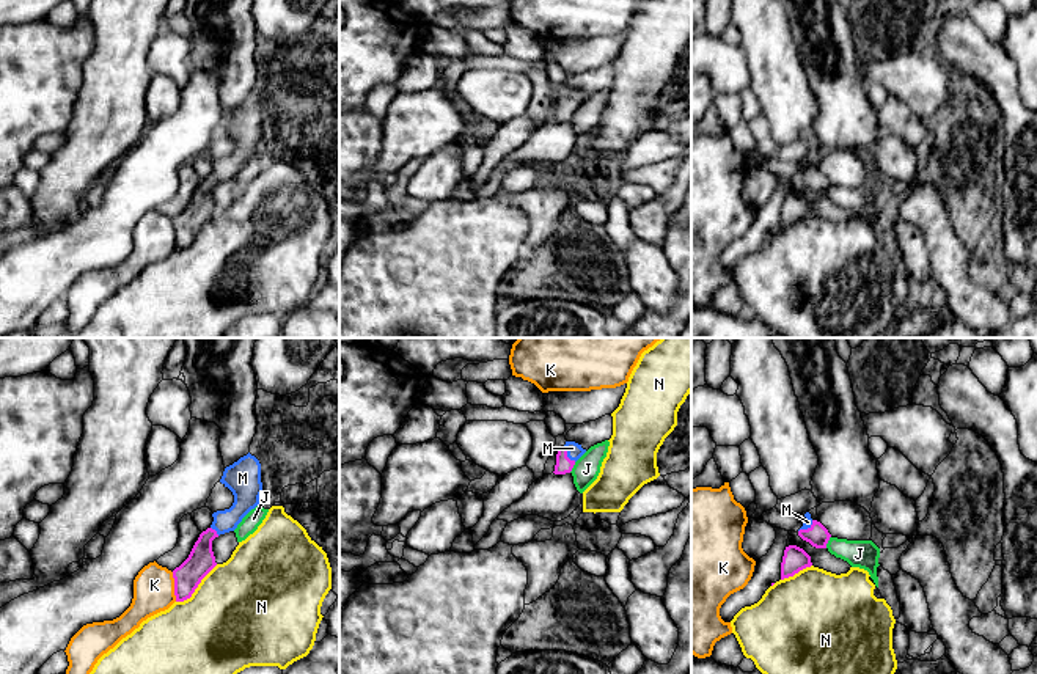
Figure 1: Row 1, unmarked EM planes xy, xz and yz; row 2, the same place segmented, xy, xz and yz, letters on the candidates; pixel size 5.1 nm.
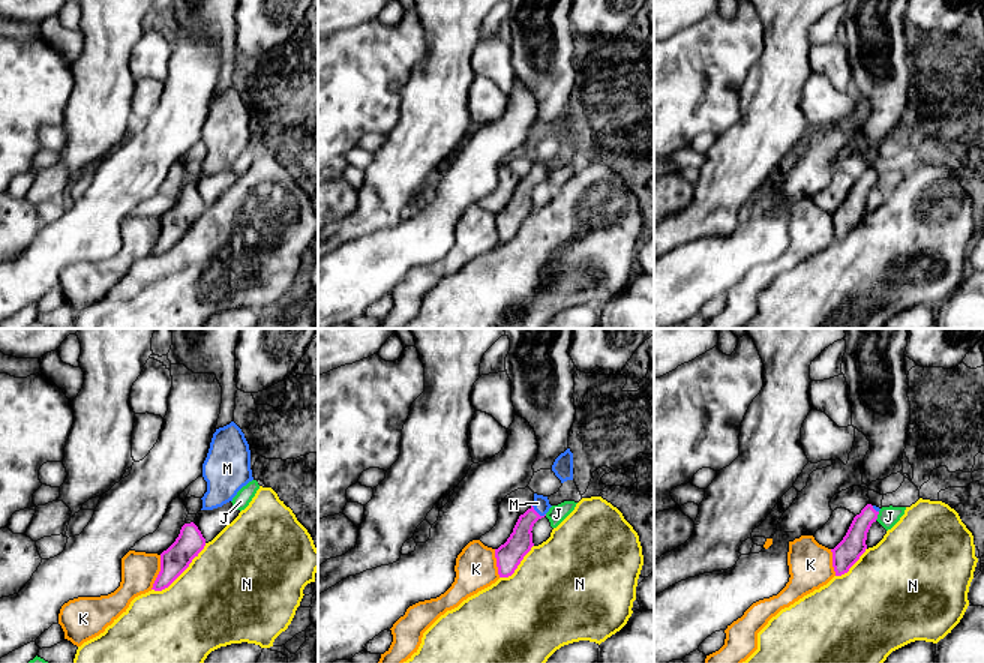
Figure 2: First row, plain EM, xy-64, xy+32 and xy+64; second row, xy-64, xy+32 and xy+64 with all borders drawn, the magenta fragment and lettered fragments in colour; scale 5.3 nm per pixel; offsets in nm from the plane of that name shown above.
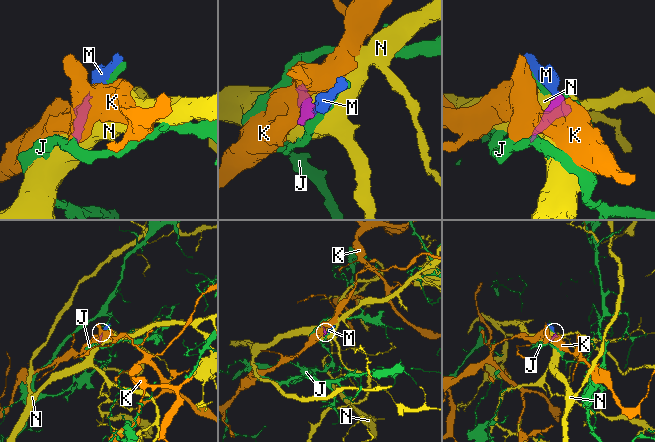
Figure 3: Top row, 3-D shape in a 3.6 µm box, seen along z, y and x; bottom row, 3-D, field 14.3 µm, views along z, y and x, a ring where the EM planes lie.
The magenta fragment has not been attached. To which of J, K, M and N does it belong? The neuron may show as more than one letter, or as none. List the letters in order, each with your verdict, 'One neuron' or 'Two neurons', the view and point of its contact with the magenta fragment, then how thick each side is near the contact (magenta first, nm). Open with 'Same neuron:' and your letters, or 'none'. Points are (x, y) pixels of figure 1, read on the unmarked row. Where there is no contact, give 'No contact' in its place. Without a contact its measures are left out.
Same neuron: M
J: Two neurons. Touches magenta at yz (827, 190). Thickness 110 nm (magenta) against 140 nm
K: Two neurons. Touches magenta at xy (175, 234). Thickness 140 nm (magenta) against 200 nm
M: One neuron. Touches magenta at xz (566, 102). Thickness 80 nm (magenta) against 80 nm
N: Two neurons. Touches magenta at xy (197, 234). Thickness 140 nm (magenta) against 500 nm

